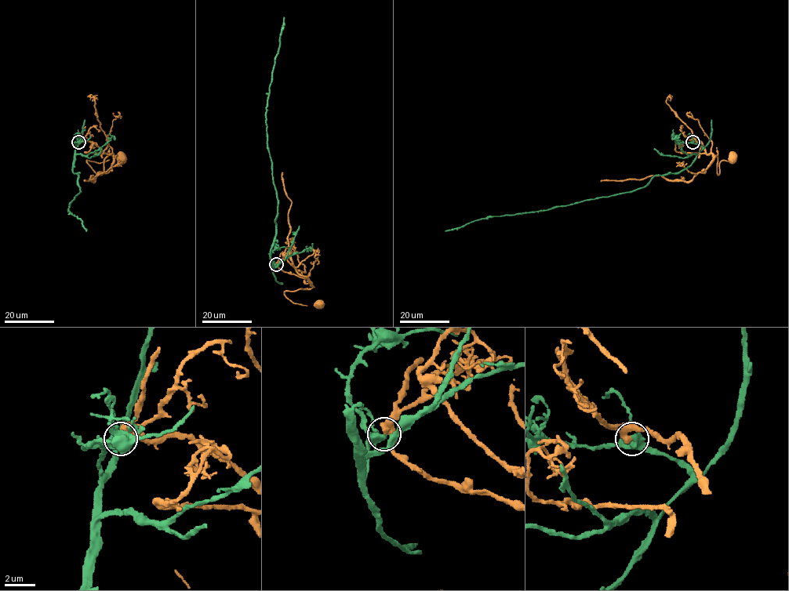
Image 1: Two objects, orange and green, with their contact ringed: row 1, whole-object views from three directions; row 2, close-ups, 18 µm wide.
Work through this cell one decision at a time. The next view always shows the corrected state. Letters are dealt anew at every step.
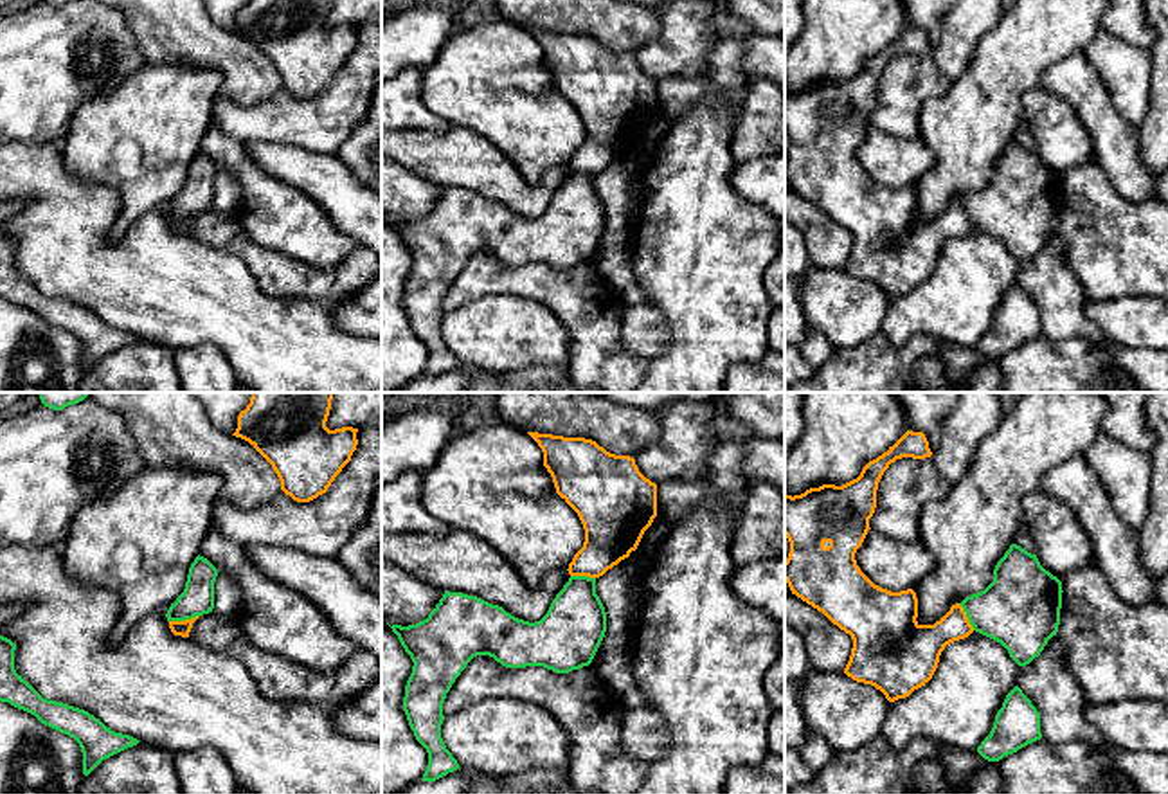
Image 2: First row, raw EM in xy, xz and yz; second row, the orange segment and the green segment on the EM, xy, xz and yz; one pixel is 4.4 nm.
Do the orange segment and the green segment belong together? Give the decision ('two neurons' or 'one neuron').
two neurons

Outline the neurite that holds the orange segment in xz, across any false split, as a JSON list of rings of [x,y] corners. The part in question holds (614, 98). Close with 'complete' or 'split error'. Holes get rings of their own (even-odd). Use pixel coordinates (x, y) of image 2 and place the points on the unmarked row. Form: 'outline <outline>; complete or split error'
outline [[[527,31],[544,49],[544,63],[553,74],[556,90],[578,110],[585,126],[583,144],[569,160],[569,171],[603,173],[637,146],[657,113],[657,81],[639,68],[633,54],[610,50],[592,36]]]; complete

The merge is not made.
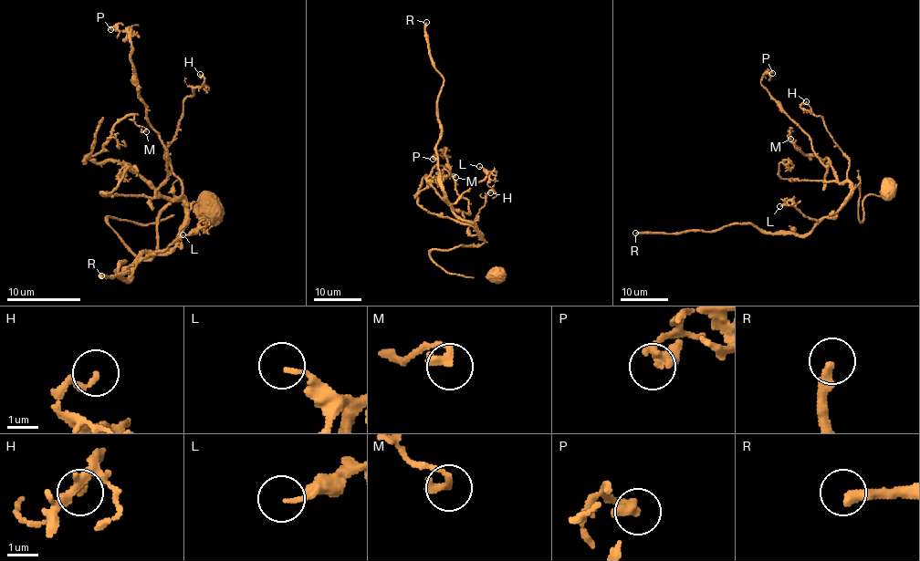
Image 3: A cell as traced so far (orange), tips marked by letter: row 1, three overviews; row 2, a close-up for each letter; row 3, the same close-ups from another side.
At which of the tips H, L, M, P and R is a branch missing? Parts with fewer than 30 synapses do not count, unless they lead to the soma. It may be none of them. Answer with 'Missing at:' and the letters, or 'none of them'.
Missing at: R

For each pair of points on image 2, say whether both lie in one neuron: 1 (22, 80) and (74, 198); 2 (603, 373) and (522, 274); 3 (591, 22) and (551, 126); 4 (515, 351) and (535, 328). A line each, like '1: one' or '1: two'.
1: two
2: one
3: two
4: one

